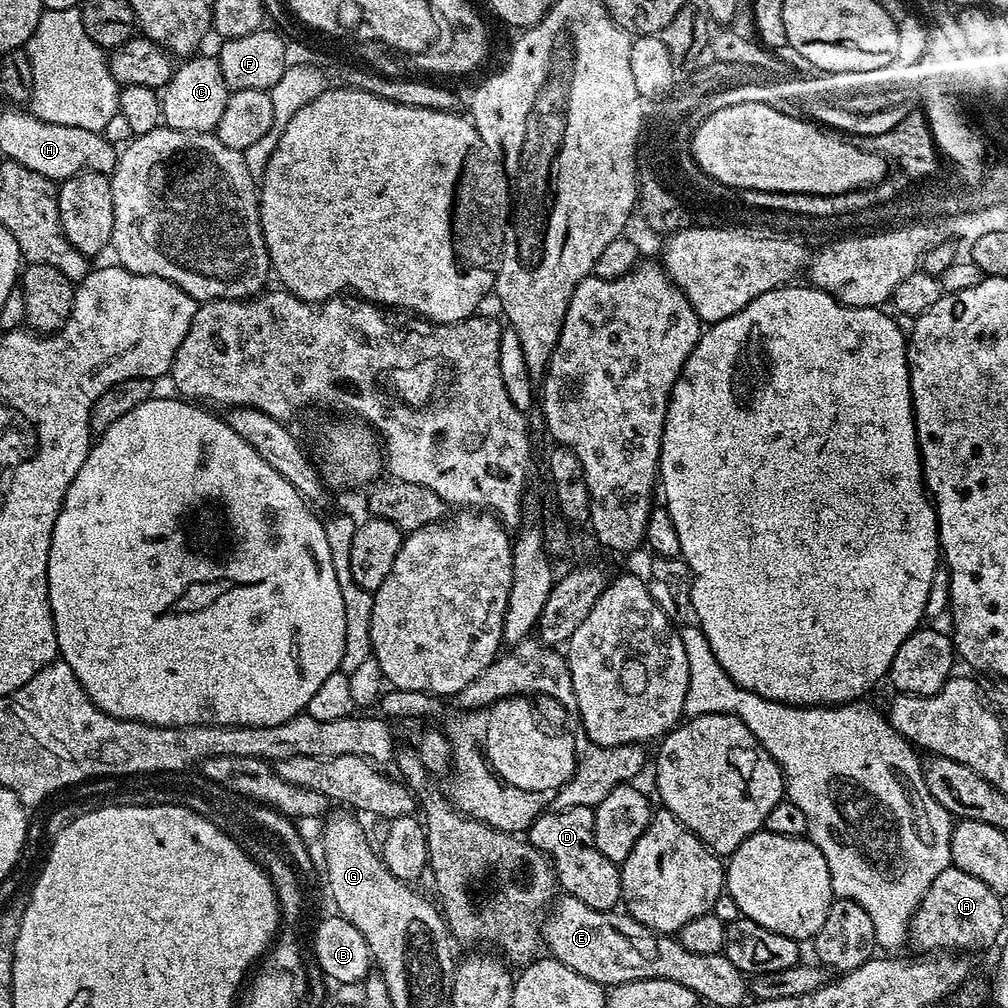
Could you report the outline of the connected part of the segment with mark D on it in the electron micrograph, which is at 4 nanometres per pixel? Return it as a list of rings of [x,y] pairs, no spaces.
[[[570,806],[570,810],[557,812],[545,810],[526,830],[526,839],[552,861],[556,883],[567,895],[578,898],[594,911],[611,912],[622,900],[620,870],[602,854],[602,850],[598,850],[594,842],[592,827],[595,817],[595,811],[586,806]]]

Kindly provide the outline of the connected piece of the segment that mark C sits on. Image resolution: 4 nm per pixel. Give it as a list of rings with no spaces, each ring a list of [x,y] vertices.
[[[193,54],[183,62],[177,63],[160,92],[160,105],[164,115],[162,124],[165,128],[183,132],[215,133],[222,112],[226,109],[230,90],[226,86],[226,78],[222,78],[219,59],[215,55],[200,55]]]

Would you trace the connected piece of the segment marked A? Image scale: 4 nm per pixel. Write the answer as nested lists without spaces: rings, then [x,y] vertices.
[[[949,866],[930,882],[930,890],[926,890],[918,910],[908,922],[908,940],[920,954],[945,950],[972,954],[975,948],[988,948],[1004,928],[1004,903],[986,882],[961,868]]]

